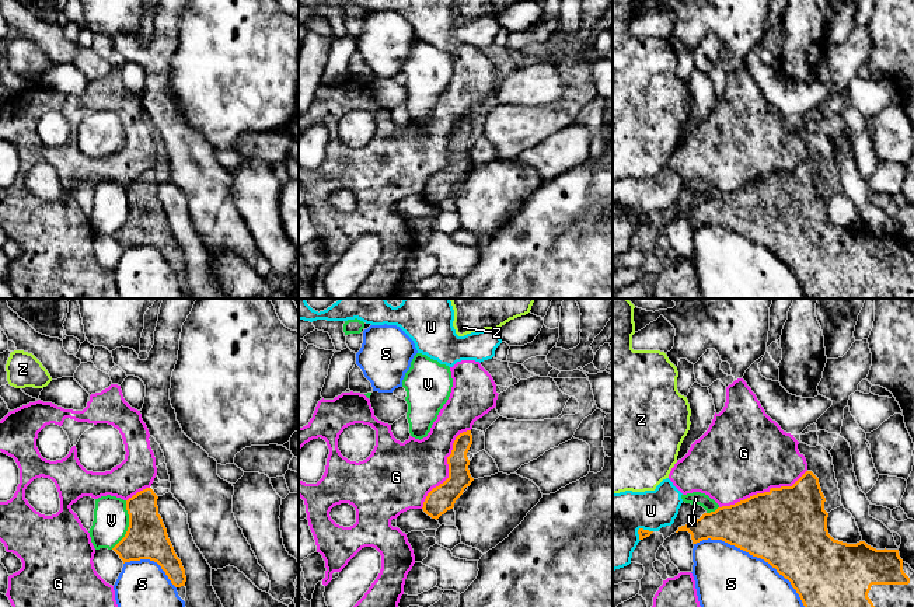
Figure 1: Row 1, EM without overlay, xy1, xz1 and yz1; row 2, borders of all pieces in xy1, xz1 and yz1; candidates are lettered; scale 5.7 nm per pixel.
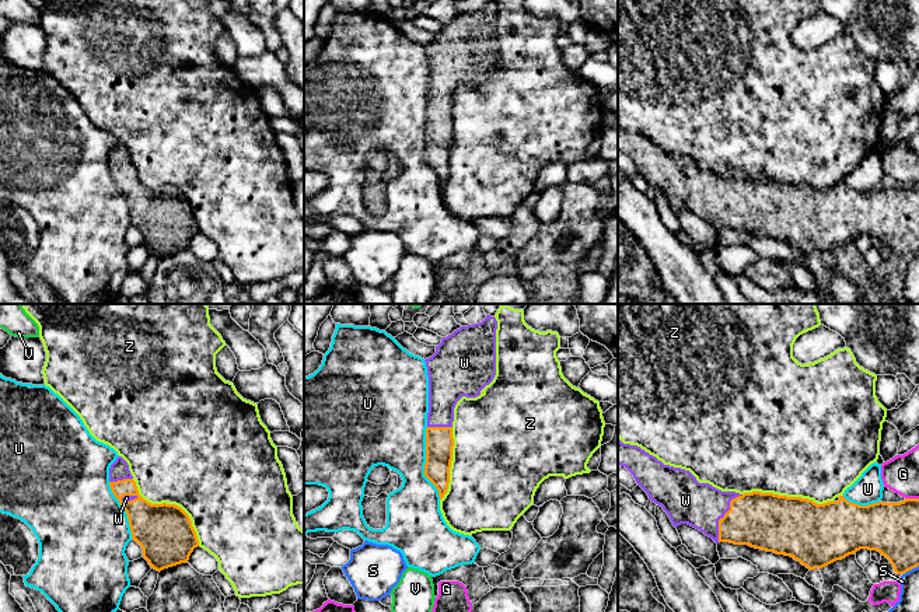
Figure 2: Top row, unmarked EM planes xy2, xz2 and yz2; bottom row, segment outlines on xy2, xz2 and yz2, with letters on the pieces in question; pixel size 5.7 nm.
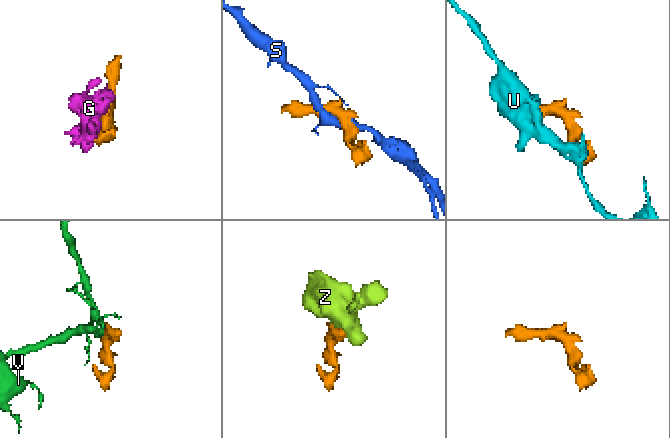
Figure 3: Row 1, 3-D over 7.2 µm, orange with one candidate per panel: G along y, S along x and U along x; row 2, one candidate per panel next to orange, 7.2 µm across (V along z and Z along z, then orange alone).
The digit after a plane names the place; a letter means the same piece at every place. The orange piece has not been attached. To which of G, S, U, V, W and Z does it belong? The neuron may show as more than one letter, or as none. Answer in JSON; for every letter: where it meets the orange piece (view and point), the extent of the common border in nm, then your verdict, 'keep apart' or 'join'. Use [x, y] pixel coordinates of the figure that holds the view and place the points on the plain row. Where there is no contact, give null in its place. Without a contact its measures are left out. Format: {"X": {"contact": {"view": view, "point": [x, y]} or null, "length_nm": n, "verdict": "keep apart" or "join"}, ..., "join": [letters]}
{"G": {"contact": {"view": "xz1", "point": [449, 153]}, "length_nm": 550, "verdict": "keep apart"}, "S": {"contact": {"view": "yz1", "point": [757, 243]}, "length_nm": 750, "verdict": "keep apart"}, "U": {"contact": {"view": "xz2", "point": [425, 150]}, "length_nm": 420, "verdict": "keep apart"}, "V": {"contact": {"view": "xy1", "point": [129, 210]}, "length_nm": 300, "verdict": "keep apart"}, "W": {"contact": {"view": "yz2", "point": [724, 202]}, "length_nm": 320, "verdict": "join"}, "Z": {"contact": {"view": "xy2", "point": [171, 191]}, "length_nm": 550, "verdict": "keep apart"}, "join": ["W"]}

